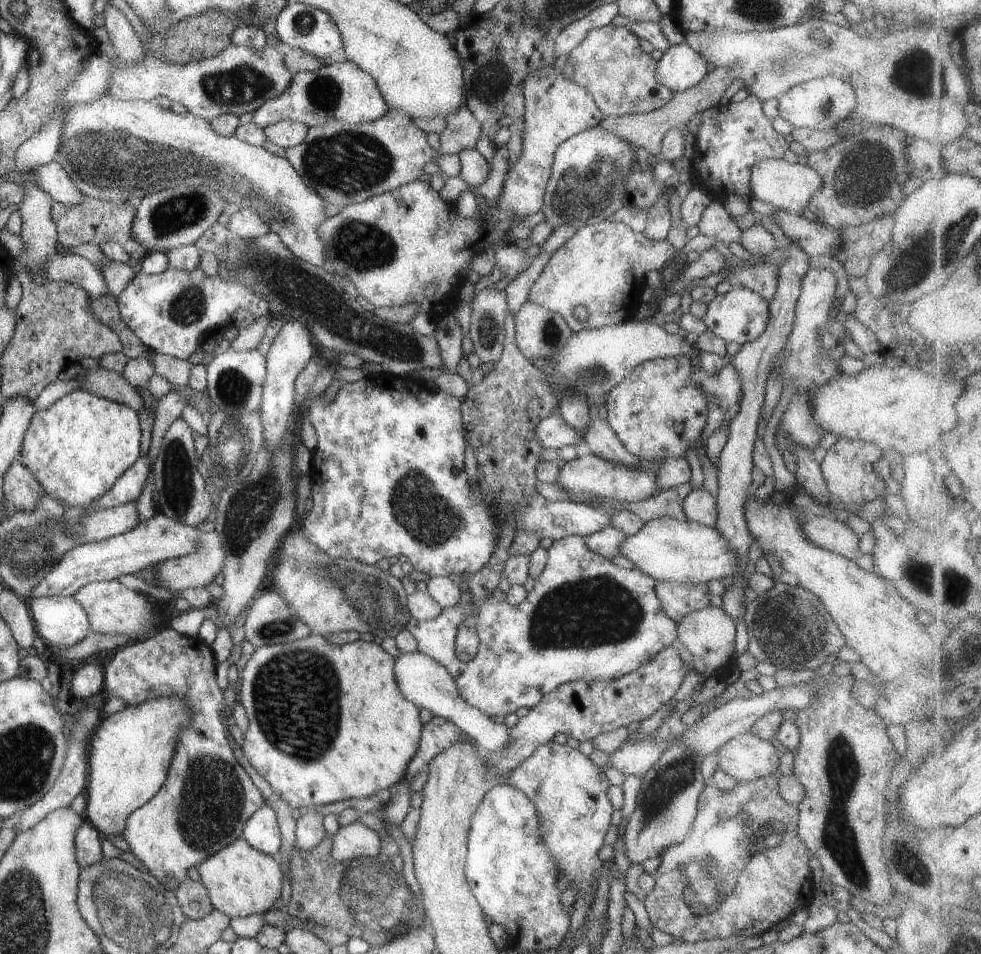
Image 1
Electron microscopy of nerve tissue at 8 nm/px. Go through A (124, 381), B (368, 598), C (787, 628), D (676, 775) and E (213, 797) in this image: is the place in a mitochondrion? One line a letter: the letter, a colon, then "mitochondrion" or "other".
A: other
B: mitochondrion
C: mitochondrion
D: mitochondrion
E: mitochondrion

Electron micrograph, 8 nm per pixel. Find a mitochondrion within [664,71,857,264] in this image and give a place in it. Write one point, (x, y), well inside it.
(826, 104)

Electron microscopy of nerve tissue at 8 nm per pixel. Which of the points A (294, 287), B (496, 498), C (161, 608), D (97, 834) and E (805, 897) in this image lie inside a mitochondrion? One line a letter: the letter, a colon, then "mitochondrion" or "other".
A: mitochondrion
B: mitochondrion
C: other
D: other
E: other

